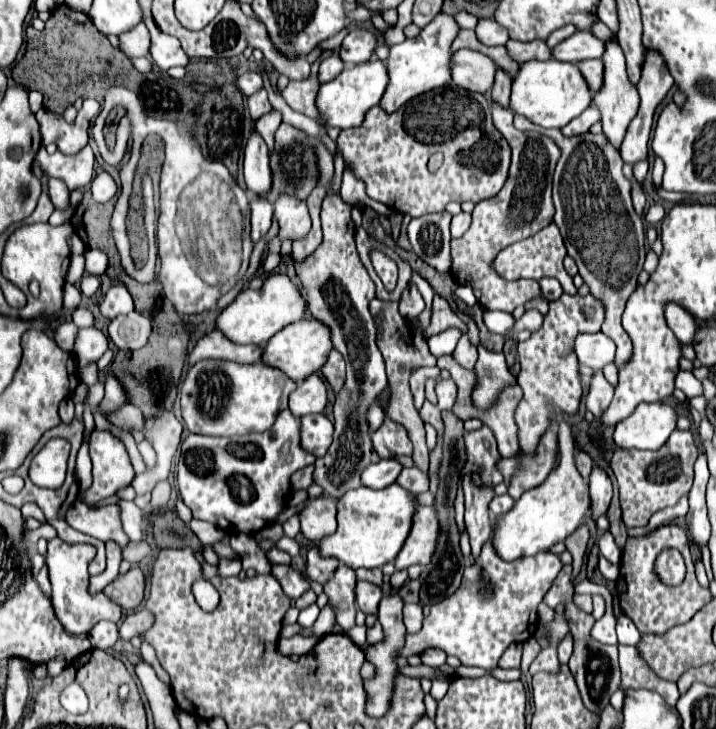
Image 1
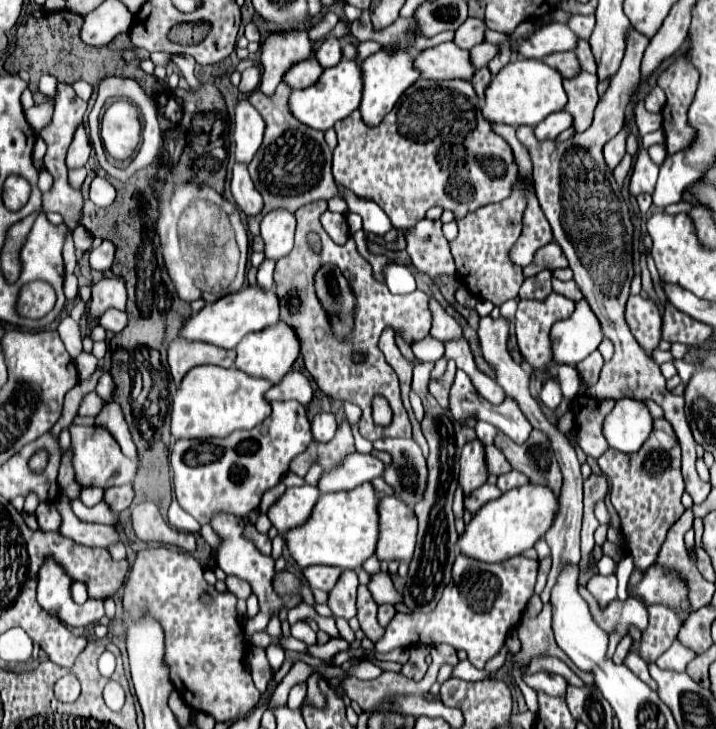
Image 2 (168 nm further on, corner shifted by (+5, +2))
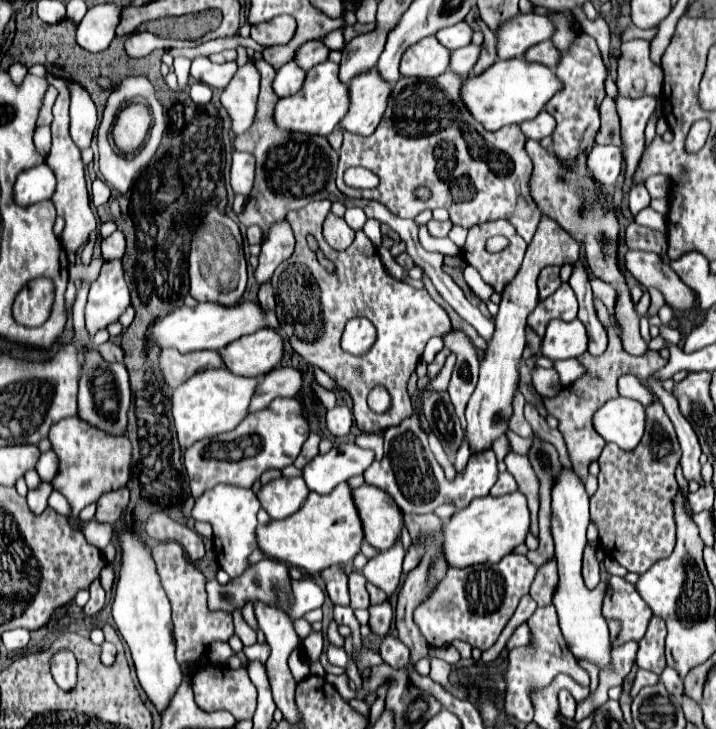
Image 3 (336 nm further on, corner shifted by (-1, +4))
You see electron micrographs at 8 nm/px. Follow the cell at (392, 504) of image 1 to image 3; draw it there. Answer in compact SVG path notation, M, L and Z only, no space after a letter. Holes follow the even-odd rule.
M343 482L331 494L317 494L305 500L303 508L287 520L273 520L267 526L259 526L257 532L259 548L273 560L283 560L289 566L303 570L313 576L335 564L349 564L361 552L365 540L363 522L353 500L353 488Z

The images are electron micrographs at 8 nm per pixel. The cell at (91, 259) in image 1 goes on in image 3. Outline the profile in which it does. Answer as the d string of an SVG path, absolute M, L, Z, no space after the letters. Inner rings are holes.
M113 232L109 238L101 240L103 260L121 260L125 254L125 236L123 232Z

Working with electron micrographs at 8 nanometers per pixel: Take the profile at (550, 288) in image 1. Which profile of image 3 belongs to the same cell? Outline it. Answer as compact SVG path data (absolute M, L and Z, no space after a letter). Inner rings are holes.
M547 266L547 268L543 268L541 274L539 274L539 280L537 280L539 298L551 296L557 290L559 284L561 284L561 280L559 280L559 266Z

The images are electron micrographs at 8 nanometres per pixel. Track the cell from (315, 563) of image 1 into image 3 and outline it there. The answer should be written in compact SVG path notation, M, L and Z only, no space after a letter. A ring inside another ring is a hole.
M331 566L323 572L319 572L319 578L325 582L325 590L333 604L349 604L349 592L347 592L347 574L341 566Z

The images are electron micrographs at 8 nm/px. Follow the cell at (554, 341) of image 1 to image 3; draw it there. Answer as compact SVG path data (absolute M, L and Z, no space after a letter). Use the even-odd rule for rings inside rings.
M561 284L549 298L539 300L535 310L529 314L527 324L537 332L539 338L545 336L545 328L553 318L564 318L567 322L578 314L578 301L569 284Z

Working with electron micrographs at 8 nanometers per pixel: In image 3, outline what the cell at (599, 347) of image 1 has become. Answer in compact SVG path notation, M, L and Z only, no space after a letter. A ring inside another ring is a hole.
M579 318L571 322L551 320L541 350L543 356L547 356L549 360L577 358L587 352L587 328Z

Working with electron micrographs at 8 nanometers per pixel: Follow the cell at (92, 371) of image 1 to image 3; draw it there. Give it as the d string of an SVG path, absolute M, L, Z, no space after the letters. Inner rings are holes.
M119 260L105 262L97 282L91 284L89 300L85 307L89 334L95 336L107 324L117 322L129 304L131 304L129 288L123 278L121 262Z

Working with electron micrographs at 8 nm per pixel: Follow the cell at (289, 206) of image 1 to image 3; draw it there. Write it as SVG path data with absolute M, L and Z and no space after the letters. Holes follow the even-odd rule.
M279 220L269 228L267 240L261 244L261 254L259 254L259 266L255 270L257 284L263 284L269 280L275 272L275 268L291 258L295 252L295 234L291 230L291 224L287 220Z

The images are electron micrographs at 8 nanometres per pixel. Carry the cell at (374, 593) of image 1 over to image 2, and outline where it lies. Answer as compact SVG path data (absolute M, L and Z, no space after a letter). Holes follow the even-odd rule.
M359 586L359 590L357 590L357 610L359 610L357 618L359 618L361 630L365 632L365 636L373 644L379 642L381 634L385 634L385 630L377 622L377 602L373 600L367 586Z

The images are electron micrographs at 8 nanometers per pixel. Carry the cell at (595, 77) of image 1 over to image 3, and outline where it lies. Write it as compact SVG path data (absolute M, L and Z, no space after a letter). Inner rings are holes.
M547 40L547 42L543 42L543 44L537 44L535 48L529 48L527 54L525 54L527 60L545 64L545 66L549 66L551 70L557 68L557 64L559 64L559 60L561 60L559 56L561 56L561 50L555 48L551 40Z

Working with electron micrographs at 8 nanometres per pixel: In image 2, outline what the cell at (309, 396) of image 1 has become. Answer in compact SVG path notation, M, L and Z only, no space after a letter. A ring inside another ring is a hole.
M291 370L289 374L285 374L285 378L277 384L271 386L271 390L265 392L265 400L273 402L273 400L297 400L303 406L307 406L313 398L313 390L311 384L307 380L307 376L303 376L301 372Z

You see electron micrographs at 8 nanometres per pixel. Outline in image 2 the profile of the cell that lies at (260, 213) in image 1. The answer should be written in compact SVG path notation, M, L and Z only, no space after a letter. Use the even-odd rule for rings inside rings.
M235 164L233 166L233 176L231 176L231 194L233 200L237 204L237 208L245 214L245 216L255 216L263 210L263 198L261 194L255 190L249 172L247 172L247 164Z

